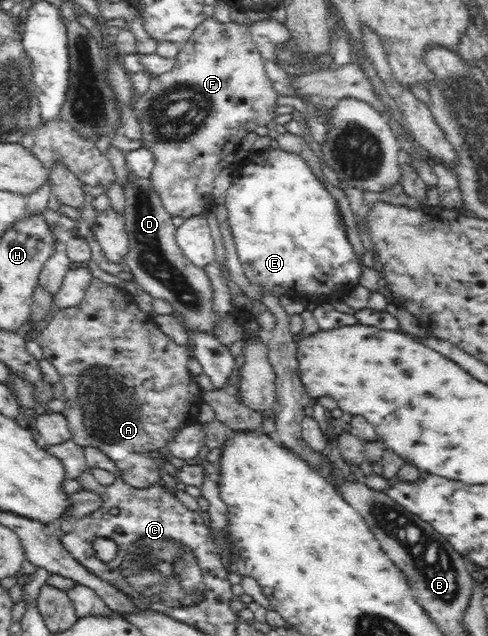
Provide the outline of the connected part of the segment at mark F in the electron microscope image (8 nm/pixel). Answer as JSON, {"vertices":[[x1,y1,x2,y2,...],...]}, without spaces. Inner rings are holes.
{"vertices":[[207,17,183,43,180,54,175,57,175,67,154,78,150,90,136,100,134,108,142,126,143,147,153,154,155,160,148,177,164,209,172,217,185,219,204,212,204,208,212,204,212,186,222,170,222,154,236,152,247,134,254,133,259,126,266,126,283,111,276,104,278,96,266,75,263,58,248,25,232,21,221,24,213,17]]}

